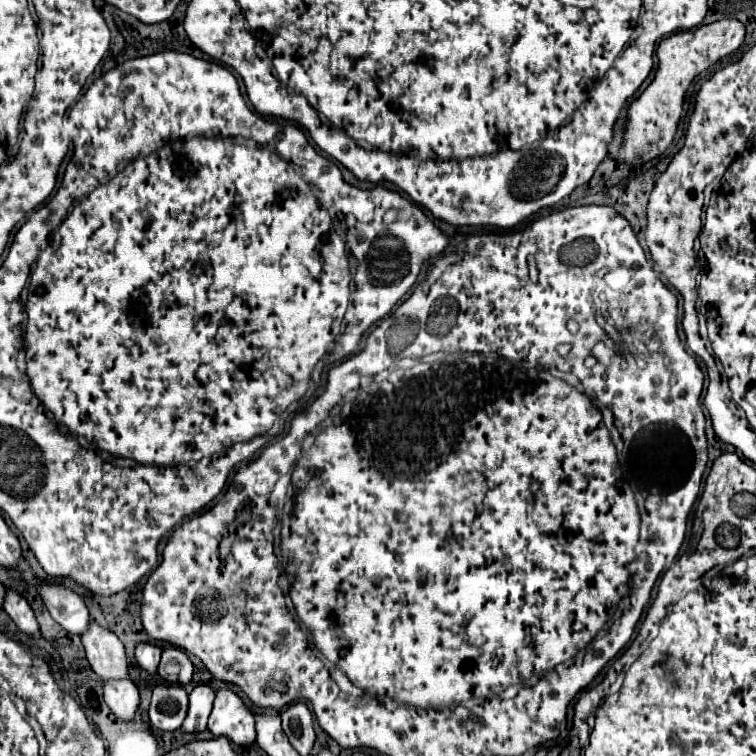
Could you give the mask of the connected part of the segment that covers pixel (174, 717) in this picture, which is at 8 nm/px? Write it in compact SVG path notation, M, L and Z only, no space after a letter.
M158 685L152 693L150 723L160 731L176 731L182 727L188 711L188 693L182 685Z

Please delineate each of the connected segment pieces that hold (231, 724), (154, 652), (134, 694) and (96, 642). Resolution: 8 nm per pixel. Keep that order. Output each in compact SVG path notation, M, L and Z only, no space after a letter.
M222 689L216 693L208 729L212 735L228 737L238 747L248 747L256 741L254 715L230 689Z
M138 645L136 647L136 661L138 661L138 665L144 671L152 673L152 675L158 671L160 655L162 655L162 649L158 645Z
M106 681L104 699L112 713L122 721L132 721L138 713L140 695L132 681Z
M90 623L86 635L82 635L82 643L86 647L90 667L98 677L102 677L104 681L130 679L124 645L114 633L96 623Z

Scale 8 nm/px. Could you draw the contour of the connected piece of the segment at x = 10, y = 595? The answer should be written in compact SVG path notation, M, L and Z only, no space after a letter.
M8 589L8 593L6 593L4 611L10 615L10 619L16 623L16 627L22 633L26 633L26 635L38 635L40 633L38 621L34 617L34 611L30 609L28 601L22 595L18 595L16 591L12 591L12 589Z

